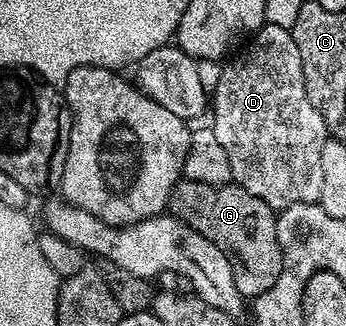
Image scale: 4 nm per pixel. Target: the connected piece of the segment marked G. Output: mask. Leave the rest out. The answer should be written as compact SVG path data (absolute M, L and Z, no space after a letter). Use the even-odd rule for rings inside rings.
M185 178L172 190L168 205L169 215L175 216L192 230L196 230L208 242L212 242L228 258L232 274L236 278L236 290L244 298L264 294L272 282L280 278L282 251L276 238L275 209L260 198L248 194L237 184L205 184Z

